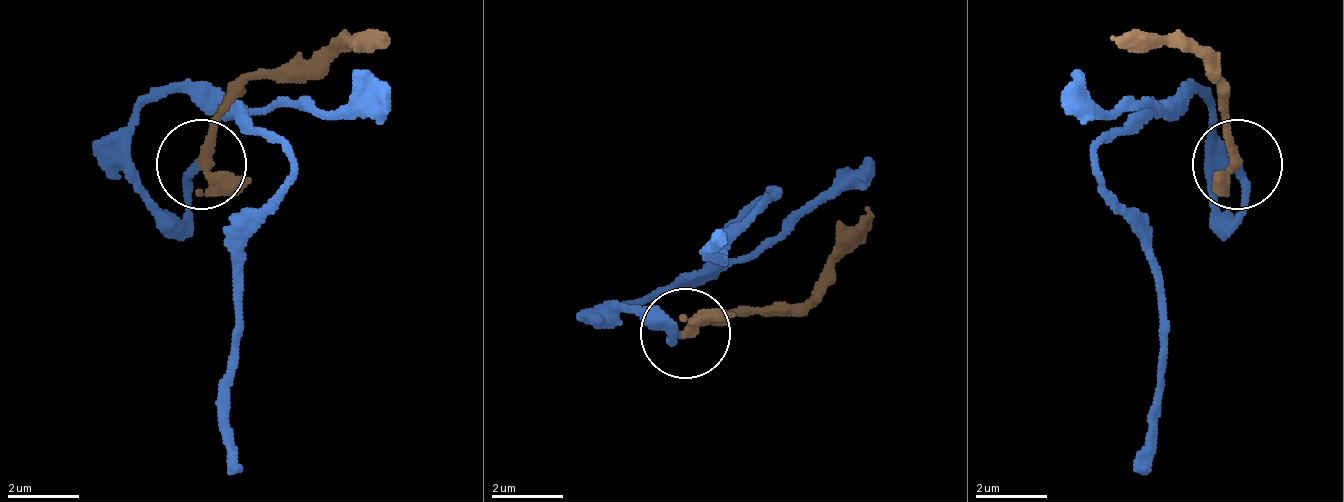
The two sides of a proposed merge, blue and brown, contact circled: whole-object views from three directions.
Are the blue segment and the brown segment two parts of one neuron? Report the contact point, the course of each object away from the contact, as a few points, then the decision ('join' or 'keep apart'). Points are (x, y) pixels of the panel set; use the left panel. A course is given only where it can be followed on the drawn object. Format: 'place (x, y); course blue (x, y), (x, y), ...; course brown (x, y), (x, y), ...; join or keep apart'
place (201, 164); course blue (203, 162), (167, 216), (131, 117), (203, 90), (293, 153), (239, 252), (230, 477); course brown (203, 162), (203, 135), (257, 81), (311, 72), (338, 45), (383, 36); join

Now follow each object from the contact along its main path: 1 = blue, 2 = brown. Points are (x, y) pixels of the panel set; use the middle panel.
1: (687, 330), (678, 339), (615, 303), (651, 294), (687, 276), (777, 195), (714, 258), (714, 240)
2: (687, 330), (741, 312), (795, 312), (822, 285), (867, 204)

